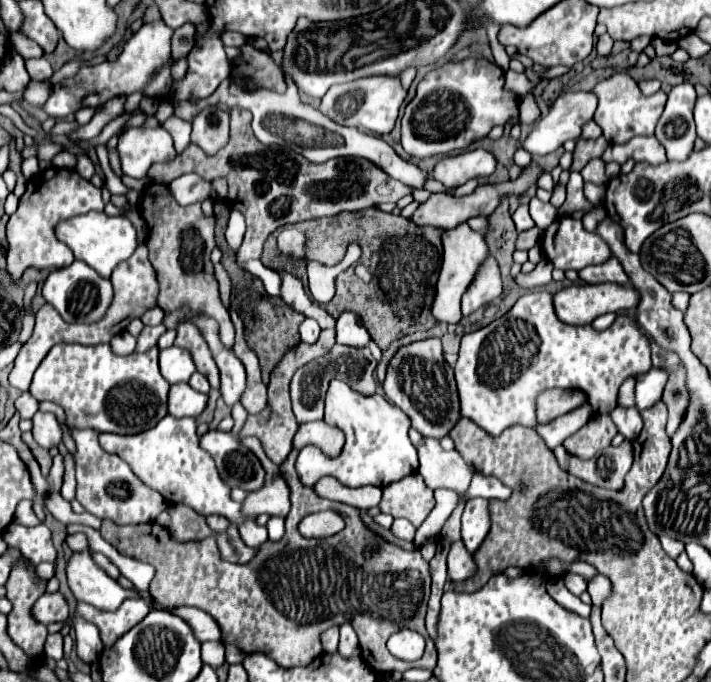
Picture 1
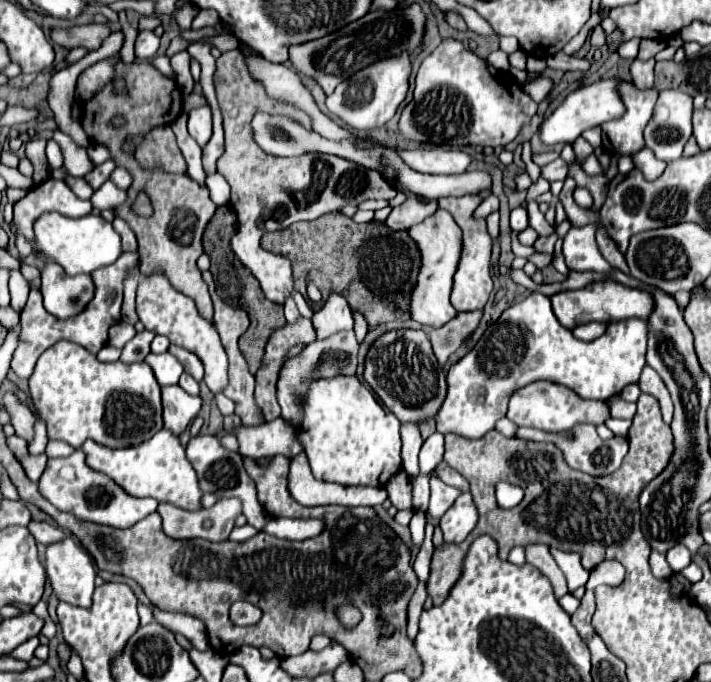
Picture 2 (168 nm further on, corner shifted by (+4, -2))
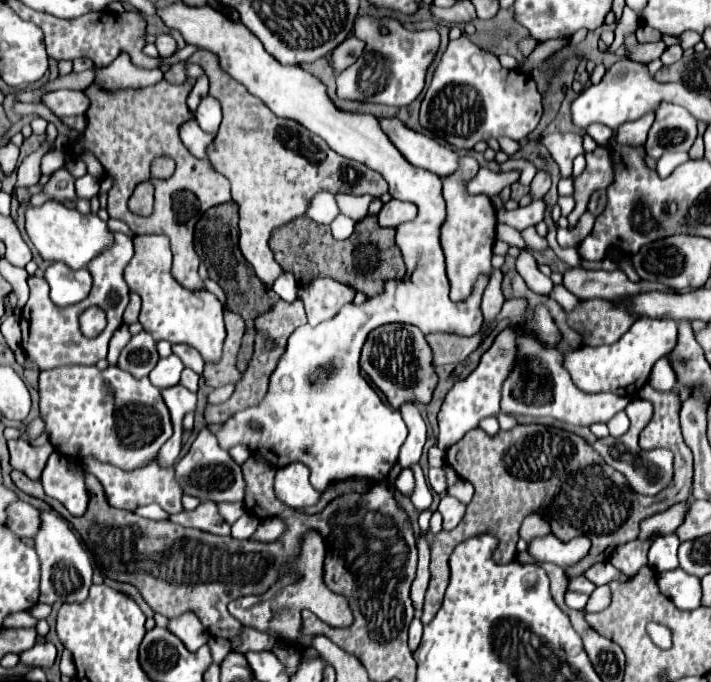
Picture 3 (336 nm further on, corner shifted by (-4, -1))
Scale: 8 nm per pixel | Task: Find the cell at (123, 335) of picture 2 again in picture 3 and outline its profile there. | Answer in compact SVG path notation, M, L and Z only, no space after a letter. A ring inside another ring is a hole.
M124 324L122 328L118 328L118 332L112 336L112 340L110 340L110 352L108 352L108 356L106 356L106 360L108 360L109 365L115 365L118 361L118 354L120 354L120 350L126 346L126 342L130 340L130 332L128 332L128 326Z

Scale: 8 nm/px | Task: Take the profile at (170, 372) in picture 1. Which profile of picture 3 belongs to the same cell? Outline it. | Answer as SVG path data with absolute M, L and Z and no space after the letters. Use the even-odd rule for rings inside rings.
M170 354L168 358L160 358L158 360L156 368L150 372L150 382L160 390L176 386L178 380L180 380L180 372L182 370L184 370L182 360L176 354Z

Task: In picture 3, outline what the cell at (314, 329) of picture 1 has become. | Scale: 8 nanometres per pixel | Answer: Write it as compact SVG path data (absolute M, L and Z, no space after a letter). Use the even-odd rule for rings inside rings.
M282 272L282 276L278 276L278 280L274 280L274 292L286 300L286 302L294 302L298 298L298 284L294 280L294 274L290 272Z

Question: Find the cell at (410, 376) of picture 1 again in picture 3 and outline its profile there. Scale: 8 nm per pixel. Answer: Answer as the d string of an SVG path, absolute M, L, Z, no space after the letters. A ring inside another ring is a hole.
M384 324L374 328L364 342L360 368L382 390L392 408L400 408L400 404L410 400L428 404L432 400L432 392L438 382L432 366L430 346L424 334L412 324Z

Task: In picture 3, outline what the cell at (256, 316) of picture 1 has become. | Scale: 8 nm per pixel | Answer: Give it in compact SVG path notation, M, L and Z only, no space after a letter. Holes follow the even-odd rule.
M226 202L226 204L218 204L214 208L208 208L202 214L202 220L198 220L196 228L194 228L194 248L198 254L206 254L206 268L208 268L208 276L220 284L220 288L226 294L226 308L238 316L244 318L246 322L246 332L242 336L242 344L236 356L238 362L238 370L246 370L248 360L252 358L252 346L254 346L254 318L268 312L280 298L266 288L264 284L264 302L262 302L262 282L258 280L258 276L254 276L254 270L248 266L248 290L246 290L246 260L240 254L238 248L238 204L234 202Z

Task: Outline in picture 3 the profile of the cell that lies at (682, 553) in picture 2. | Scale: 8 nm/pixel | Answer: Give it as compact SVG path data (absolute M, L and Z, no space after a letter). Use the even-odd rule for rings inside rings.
M676 534L654 538L654 544L650 544L648 552L648 566L656 572L678 568L678 546L680 540L676 538Z

